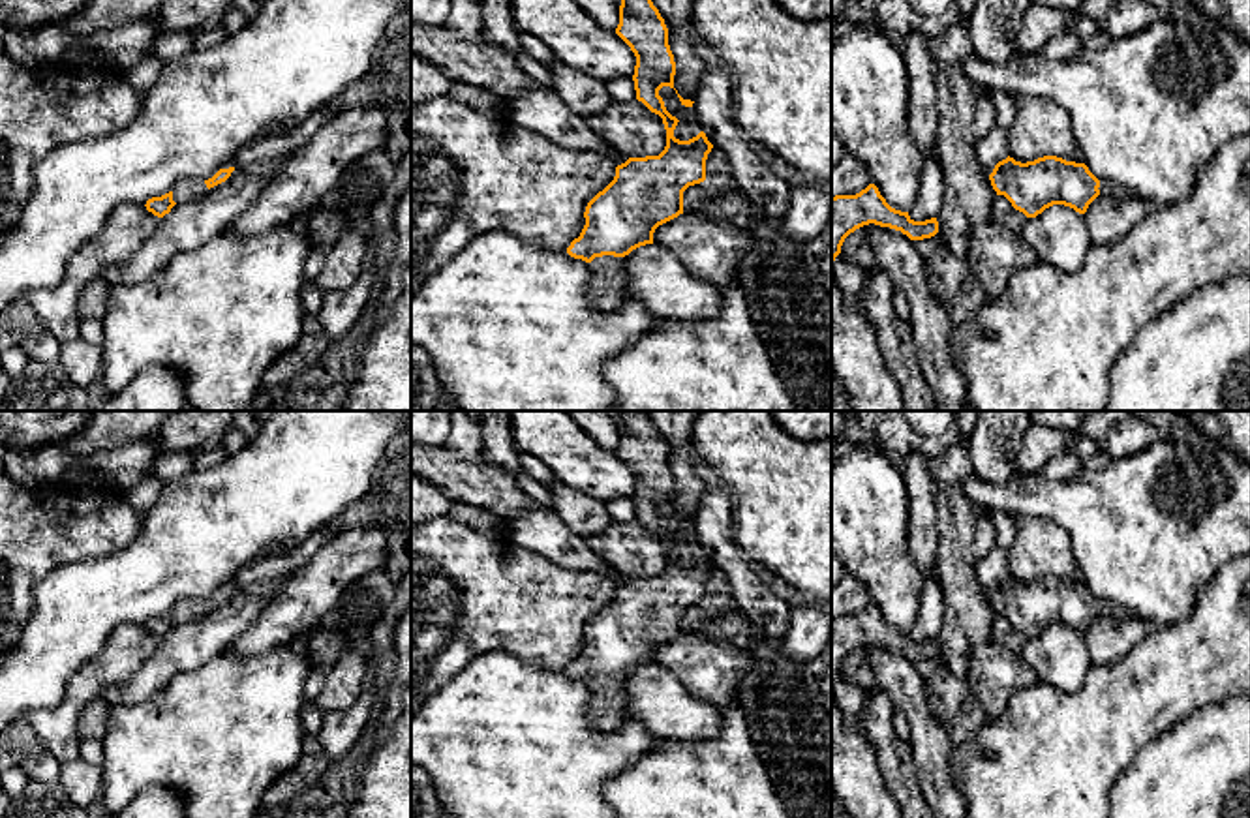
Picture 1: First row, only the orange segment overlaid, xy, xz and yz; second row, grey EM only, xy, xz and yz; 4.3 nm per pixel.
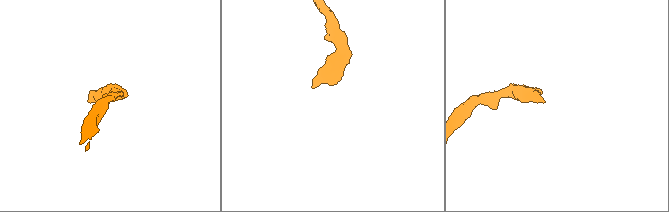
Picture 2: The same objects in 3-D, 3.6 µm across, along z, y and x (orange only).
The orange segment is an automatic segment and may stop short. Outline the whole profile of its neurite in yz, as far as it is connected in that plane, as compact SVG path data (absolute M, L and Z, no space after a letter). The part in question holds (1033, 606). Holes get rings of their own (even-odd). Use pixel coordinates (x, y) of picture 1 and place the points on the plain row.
M1044 576L1034 582L998 582L989 595L997 615L1004 615L1012 627L1027 638L1036 638L1053 625L1064 625L1085 634L1098 615L1134 615L1119 602L1098 600L1085 583Z

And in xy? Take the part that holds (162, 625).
M235 587L220 589L212 598L199 600L199 598L186 598L173 606L173 610L161 617L152 617L146 621L146 630L152 632L158 638L163 638L171 632L175 625L195 621L203 617L210 608L225 602Z

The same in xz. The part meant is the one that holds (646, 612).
M648 411L621 417L616 454L636 477L636 520L663 538L666 567L659 576L629 578L616 587L614 600L586 627L586 645L567 674L591 689L591 724L612 730L621 722L627 694L623 677L653 664L659 645L683 634L683 612L706 600L706 580L713 565L700 552L689 561L674 557L672 537L659 510L674 508L676 482L668 448Z

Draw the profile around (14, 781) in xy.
M9 767L0 771L0 784L11 799L23 795L28 782L30 777L21 767Z

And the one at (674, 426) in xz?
M648 411L653 426L668 445L687 443L700 411Z

